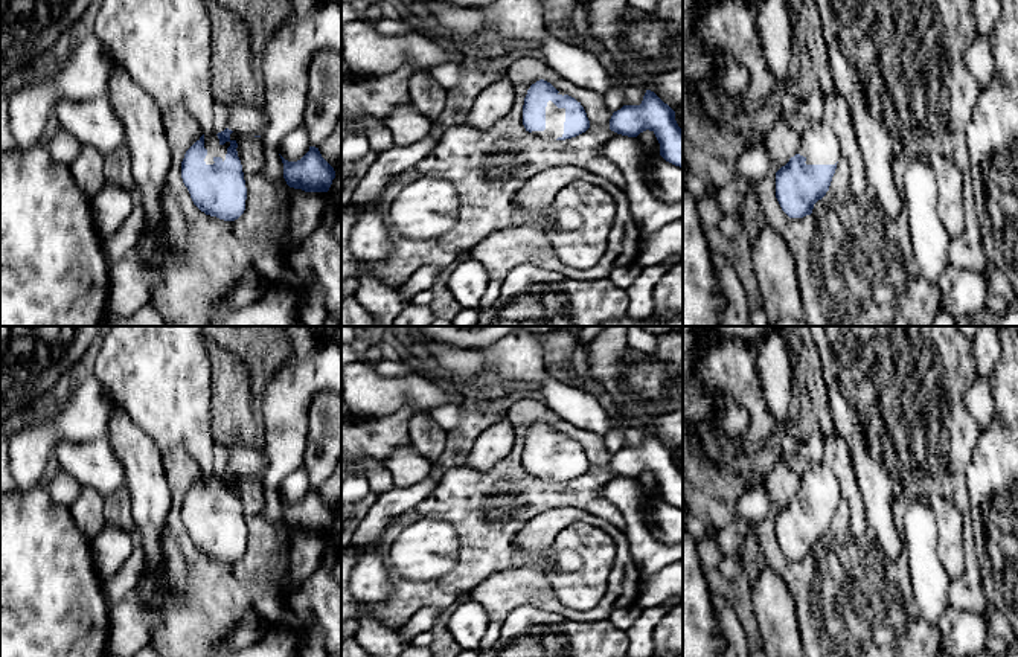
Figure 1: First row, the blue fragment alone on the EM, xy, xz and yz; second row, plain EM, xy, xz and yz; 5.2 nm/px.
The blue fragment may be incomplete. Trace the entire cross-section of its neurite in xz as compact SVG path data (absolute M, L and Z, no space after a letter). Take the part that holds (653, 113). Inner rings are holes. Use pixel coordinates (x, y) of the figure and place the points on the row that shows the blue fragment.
M646 90L640 105L623 105L614 111L610 130L628 137L652 131L660 143L660 155L683 168L683 130L675 120L675 111L654 91Z

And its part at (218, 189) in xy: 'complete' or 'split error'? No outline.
split error

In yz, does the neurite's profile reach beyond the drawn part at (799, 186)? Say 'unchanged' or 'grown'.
grown

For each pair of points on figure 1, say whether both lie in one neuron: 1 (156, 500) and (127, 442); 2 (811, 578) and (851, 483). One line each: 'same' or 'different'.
1: same
2: same

